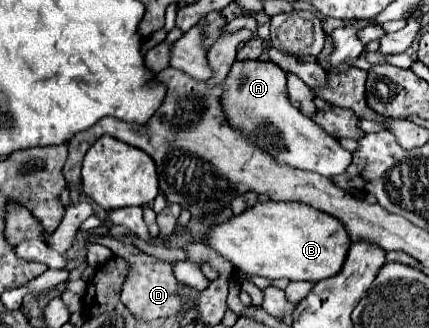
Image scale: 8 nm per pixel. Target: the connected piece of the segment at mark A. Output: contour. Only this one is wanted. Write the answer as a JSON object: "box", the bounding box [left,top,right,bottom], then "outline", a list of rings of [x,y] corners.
{"box":[220,61,350,177],"outline":[[[234,61],[222,83],[220,103],[228,123],[250,143],[256,143],[256,147],[270,153],[272,159],[278,159],[278,163],[286,163],[288,167],[298,167],[302,171],[314,171],[324,177],[340,175],[350,165],[350,151],[342,149],[334,137],[290,105],[286,73],[272,61]]]}

